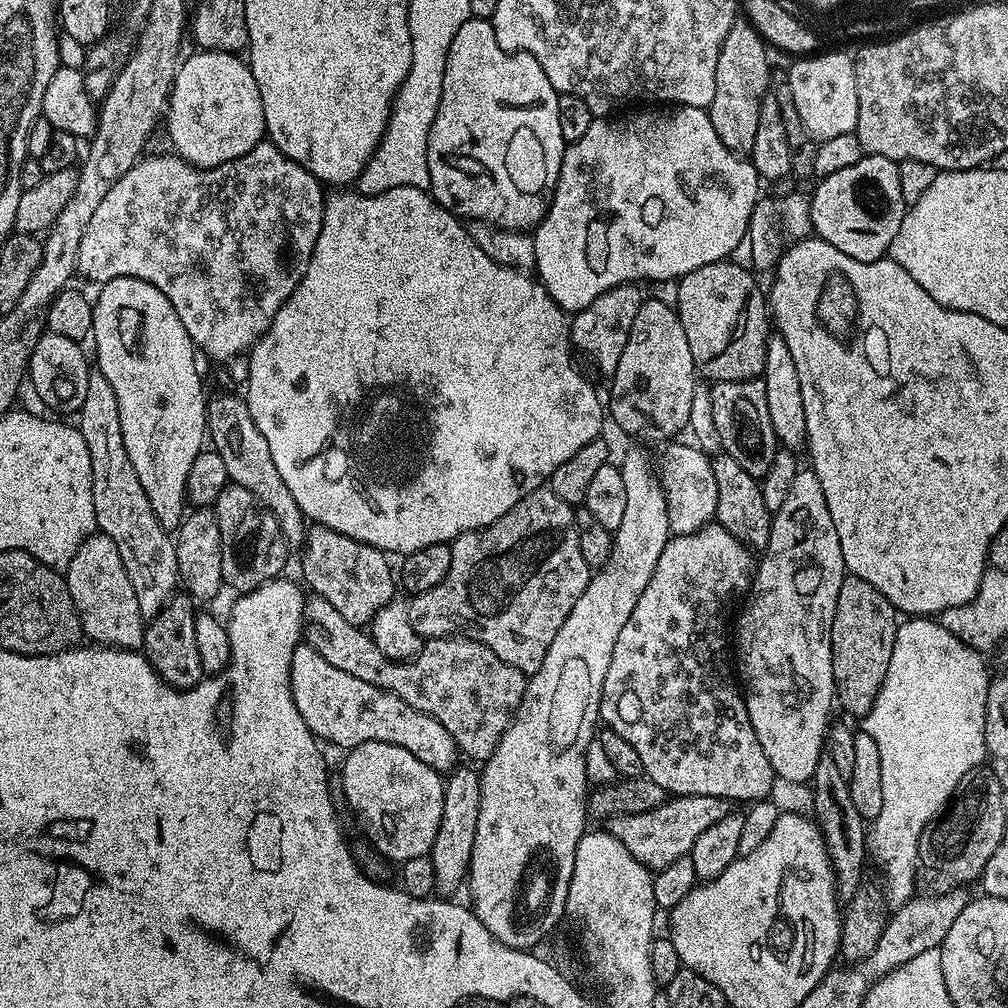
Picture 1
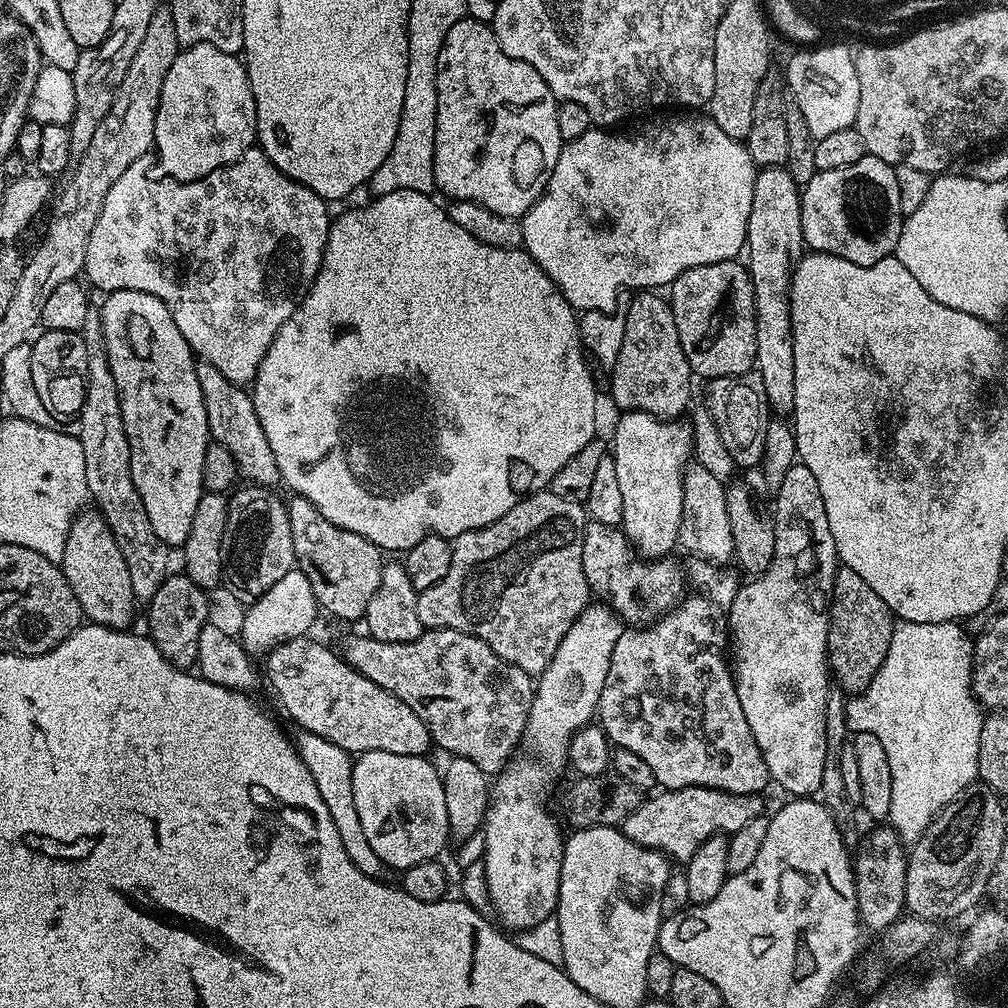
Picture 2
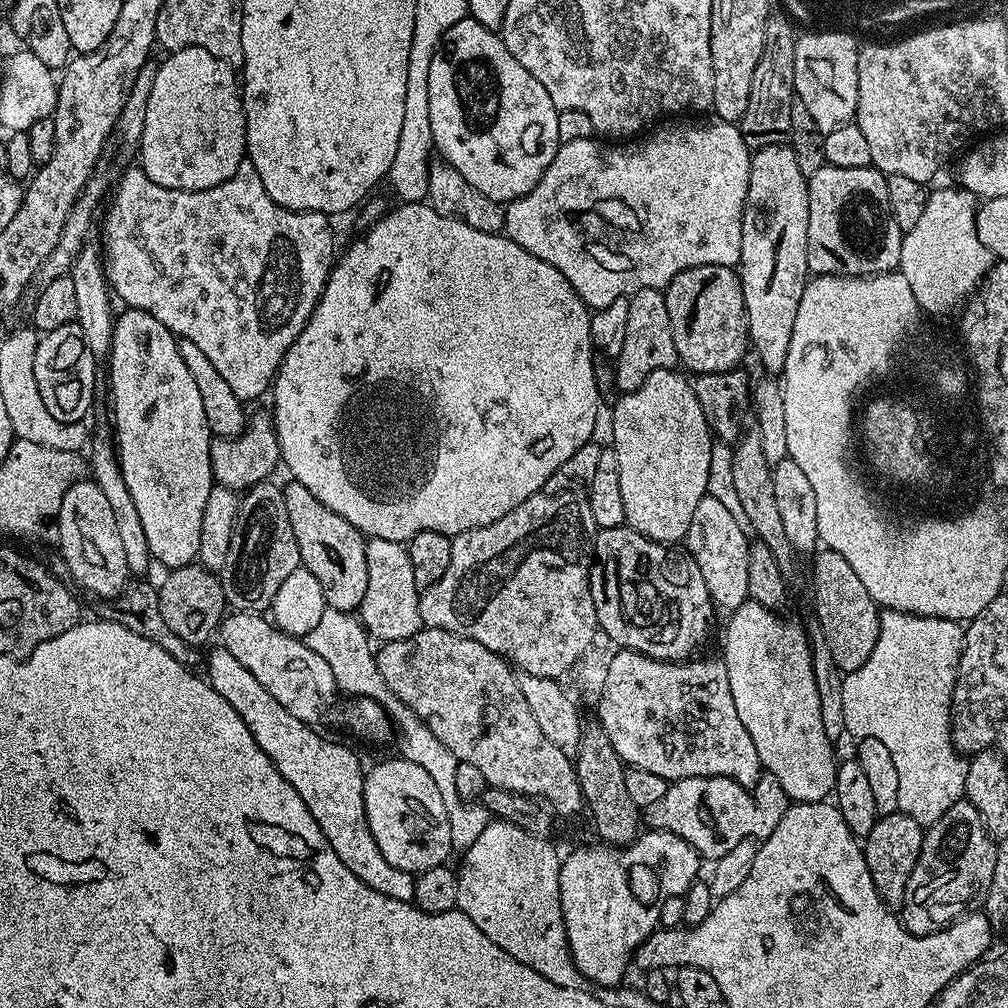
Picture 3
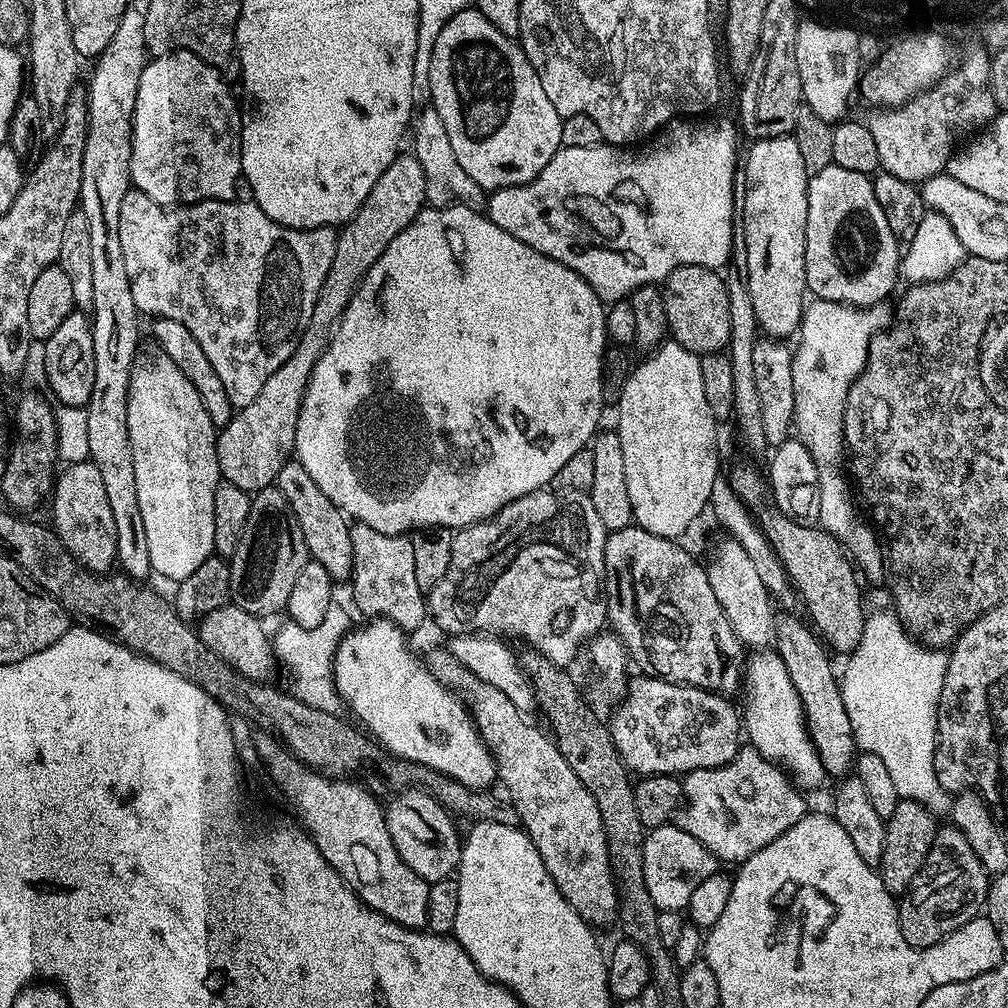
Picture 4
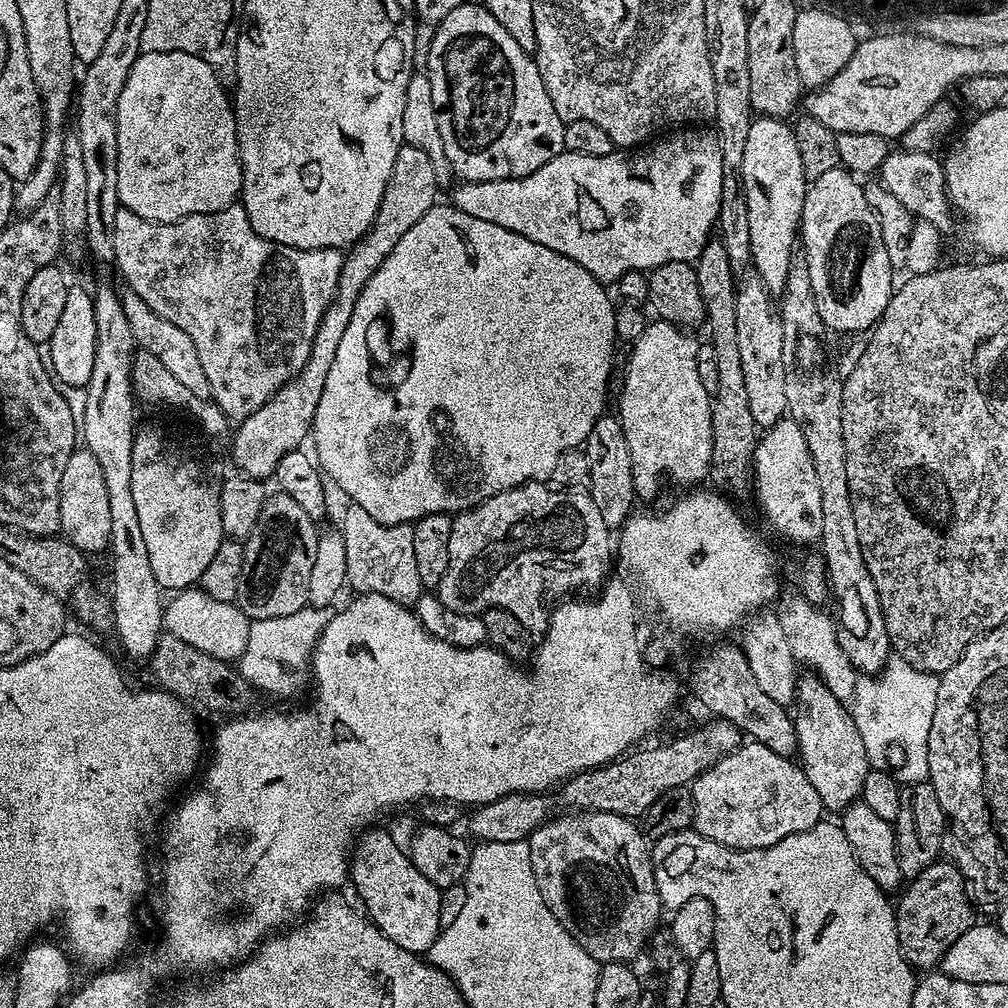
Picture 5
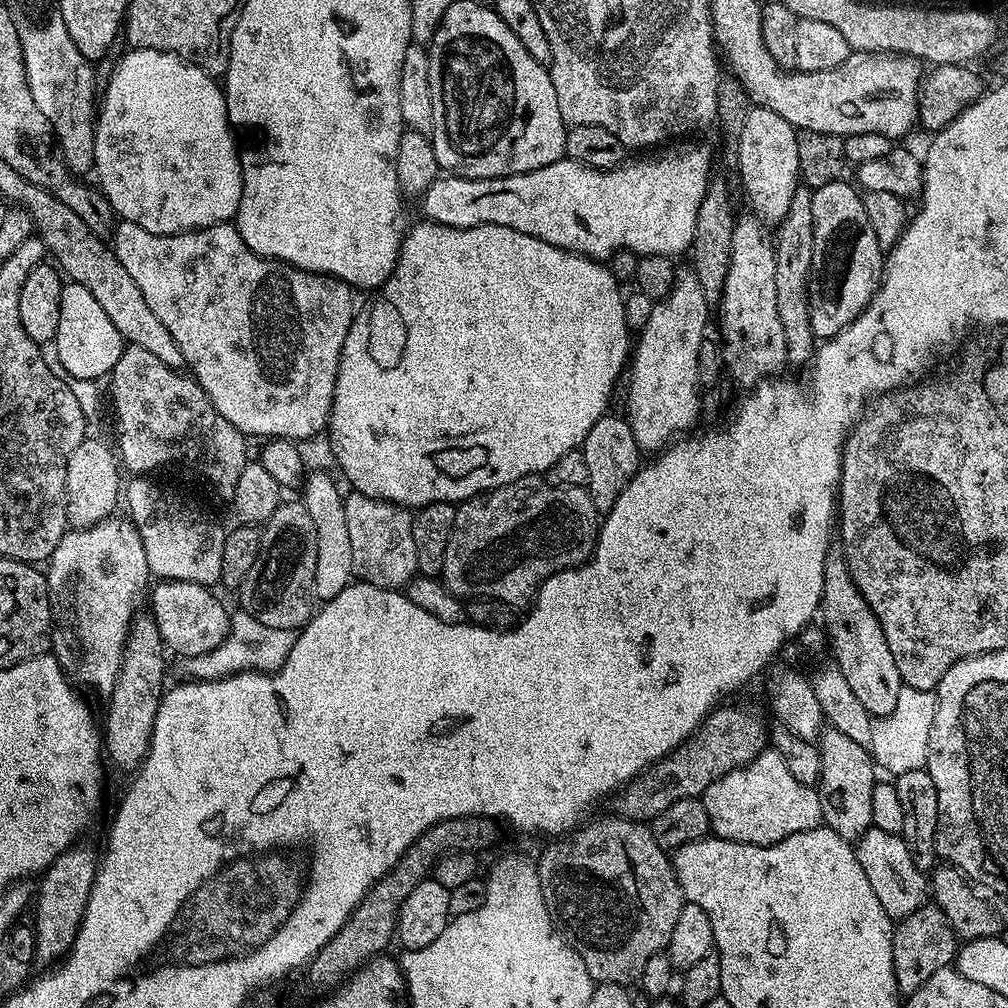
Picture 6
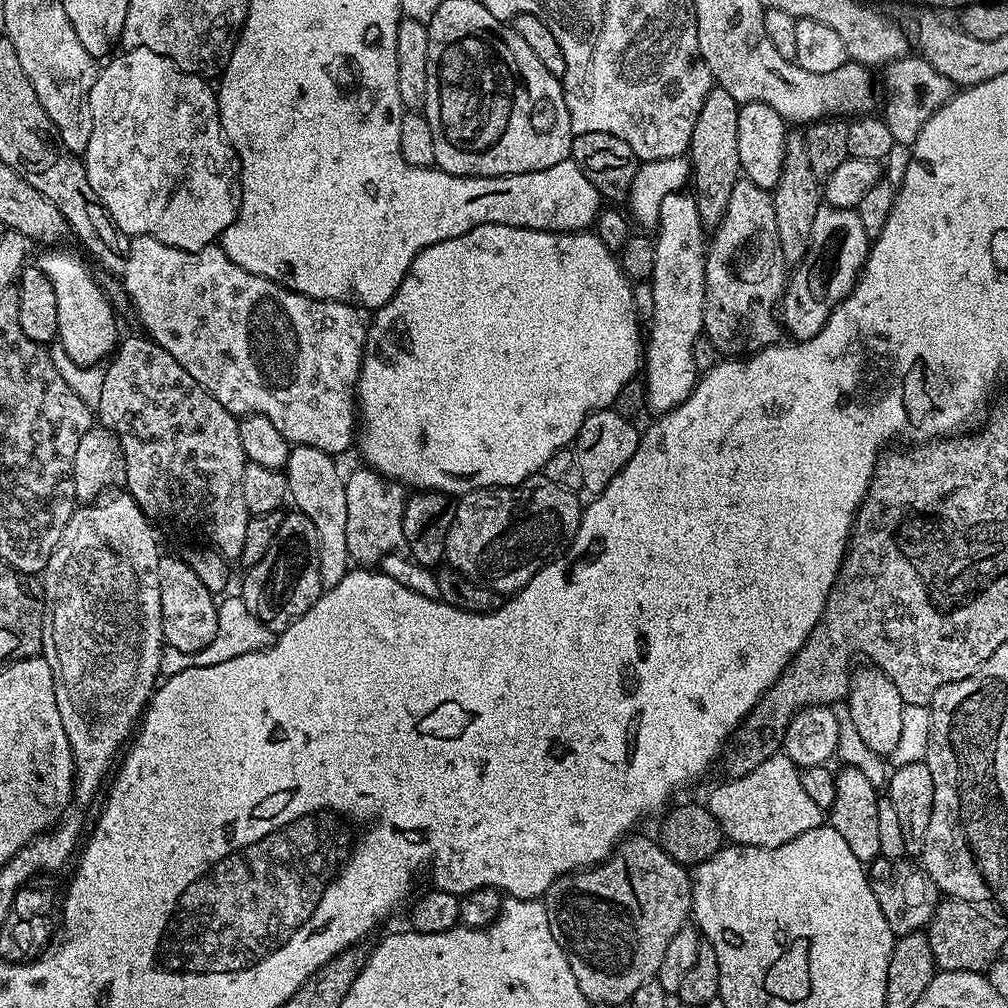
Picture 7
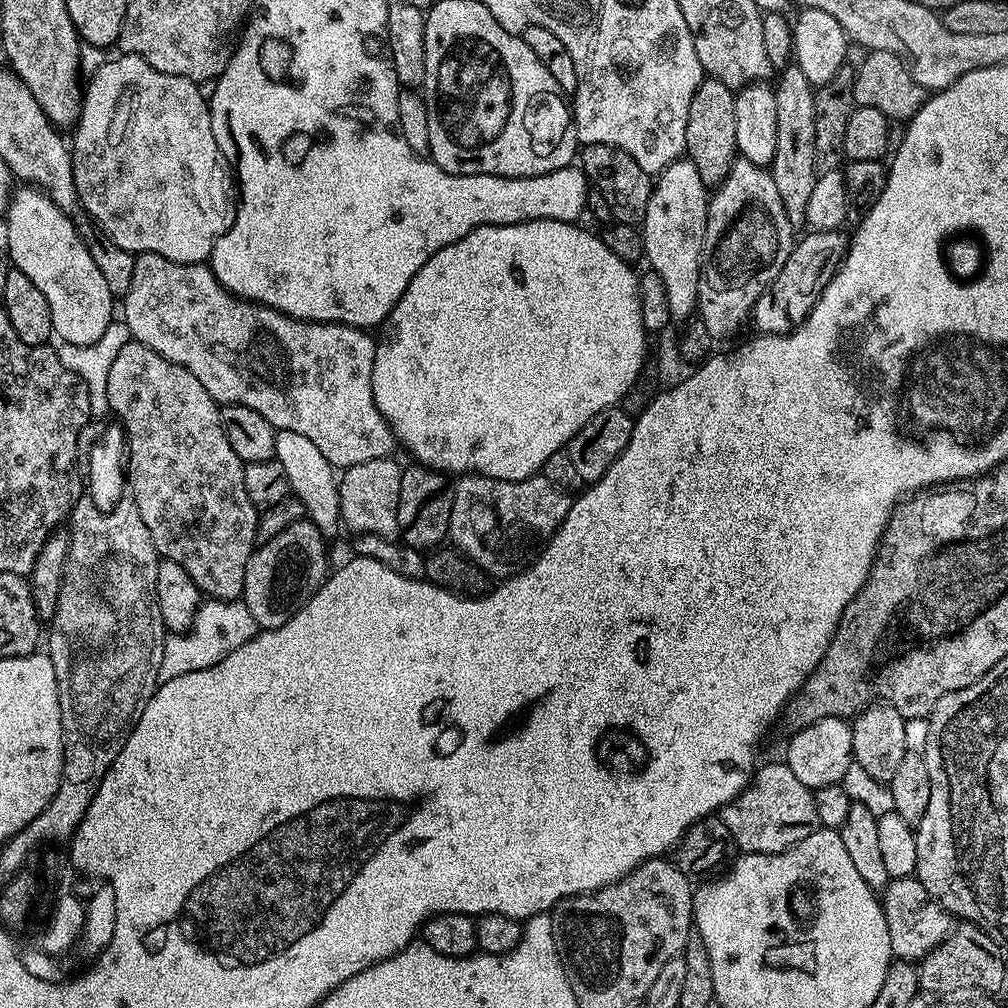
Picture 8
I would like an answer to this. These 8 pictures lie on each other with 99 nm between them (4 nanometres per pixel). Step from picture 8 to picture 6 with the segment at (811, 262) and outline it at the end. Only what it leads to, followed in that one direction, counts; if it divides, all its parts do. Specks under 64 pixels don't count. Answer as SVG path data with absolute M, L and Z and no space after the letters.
M841 178L812 192L812 205L814 206L814 262L812 263L812 277L808 279L808 301L810 302L810 326L817 341L820 342L831 340L847 324L854 322L856 316L861 316L864 313L864 307L872 301L873 294L882 283L882 273L886 259L885 253L878 246L878 238L874 238L874 226L870 226L870 218L866 218L866 210L864 209L861 193L851 183L848 185L846 181L847 179Z

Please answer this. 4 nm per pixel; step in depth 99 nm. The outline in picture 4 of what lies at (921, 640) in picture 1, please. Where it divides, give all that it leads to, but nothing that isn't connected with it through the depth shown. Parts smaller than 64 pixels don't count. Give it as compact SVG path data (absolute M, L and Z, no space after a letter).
M880 608L877 612L869 611L864 618L862 642L847 657L848 665L839 677L842 702L850 718L856 747L860 752L878 754L890 773L890 779L898 789L901 800L913 800L923 808L929 808L933 814L947 813L950 808L950 796L938 782L934 770L936 757L936 711L942 694L942 682L948 669L947 651L925 646L913 638L900 621L895 611Z

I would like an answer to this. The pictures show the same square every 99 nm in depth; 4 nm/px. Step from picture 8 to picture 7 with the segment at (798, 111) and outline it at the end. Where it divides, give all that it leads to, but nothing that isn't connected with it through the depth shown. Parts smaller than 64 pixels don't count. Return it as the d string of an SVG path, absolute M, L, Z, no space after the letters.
M789 131L786 138L786 154L782 158L782 174L776 187L771 189L774 202L774 218L778 222L778 242L782 246L784 263L795 266L804 259L812 241L814 214L822 206L822 181L810 170L810 157L806 154L806 142L799 131Z

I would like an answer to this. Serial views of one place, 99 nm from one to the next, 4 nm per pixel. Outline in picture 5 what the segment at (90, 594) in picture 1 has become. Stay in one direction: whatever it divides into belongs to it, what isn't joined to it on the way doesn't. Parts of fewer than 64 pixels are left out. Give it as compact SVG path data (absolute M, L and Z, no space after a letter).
M85 448L72 452L59 482L60 532L63 539L78 551L91 554L109 547L110 502L107 501L106 482L103 481L102 466L94 454Z

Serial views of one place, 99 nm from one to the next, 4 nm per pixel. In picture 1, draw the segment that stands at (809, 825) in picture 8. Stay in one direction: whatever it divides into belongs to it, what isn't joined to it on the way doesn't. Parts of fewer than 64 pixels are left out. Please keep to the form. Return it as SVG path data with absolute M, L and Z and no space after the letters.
M672 796L665 799L662 806L650 810L646 814L626 814L613 816L607 821L606 830L626 850L650 870L659 870L670 866L678 858L689 855L698 842L702 830L710 830L722 818L726 818L730 811L729 801L717 796Z

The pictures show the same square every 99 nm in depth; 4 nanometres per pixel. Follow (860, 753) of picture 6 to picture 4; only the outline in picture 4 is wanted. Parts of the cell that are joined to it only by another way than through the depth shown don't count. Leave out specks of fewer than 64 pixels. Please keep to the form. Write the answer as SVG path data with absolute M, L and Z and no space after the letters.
M777 615L774 648L785 663L790 681L801 699L809 738L816 748L825 773L829 777L844 778L853 771L856 762L856 739L852 733L850 718L846 714L846 706L842 702L837 669L835 672L828 661L829 649L822 643L819 635L807 623L804 624L792 616Z

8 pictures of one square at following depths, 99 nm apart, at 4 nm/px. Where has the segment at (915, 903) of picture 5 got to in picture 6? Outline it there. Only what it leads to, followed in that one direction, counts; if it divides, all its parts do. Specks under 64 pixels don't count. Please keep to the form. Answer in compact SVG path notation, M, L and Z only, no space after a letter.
M925 903L923 908L914 910L914 914L904 917L895 925L892 933L892 949L894 950L894 978L900 987L901 997L912 996L938 970L949 967L955 961L958 951L956 931L946 922L946 914L936 907L935 903Z

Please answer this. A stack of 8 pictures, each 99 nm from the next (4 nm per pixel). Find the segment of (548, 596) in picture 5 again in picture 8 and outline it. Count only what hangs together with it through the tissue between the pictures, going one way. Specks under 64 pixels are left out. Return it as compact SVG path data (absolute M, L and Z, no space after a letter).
M464 474L455 481L452 497L454 506L448 527L451 543L469 560L473 560L486 575L500 582L509 576L518 575L532 563L540 549L560 528L560 523L572 505L569 493L551 484L543 474L531 476L528 480L495 480L489 476Z

